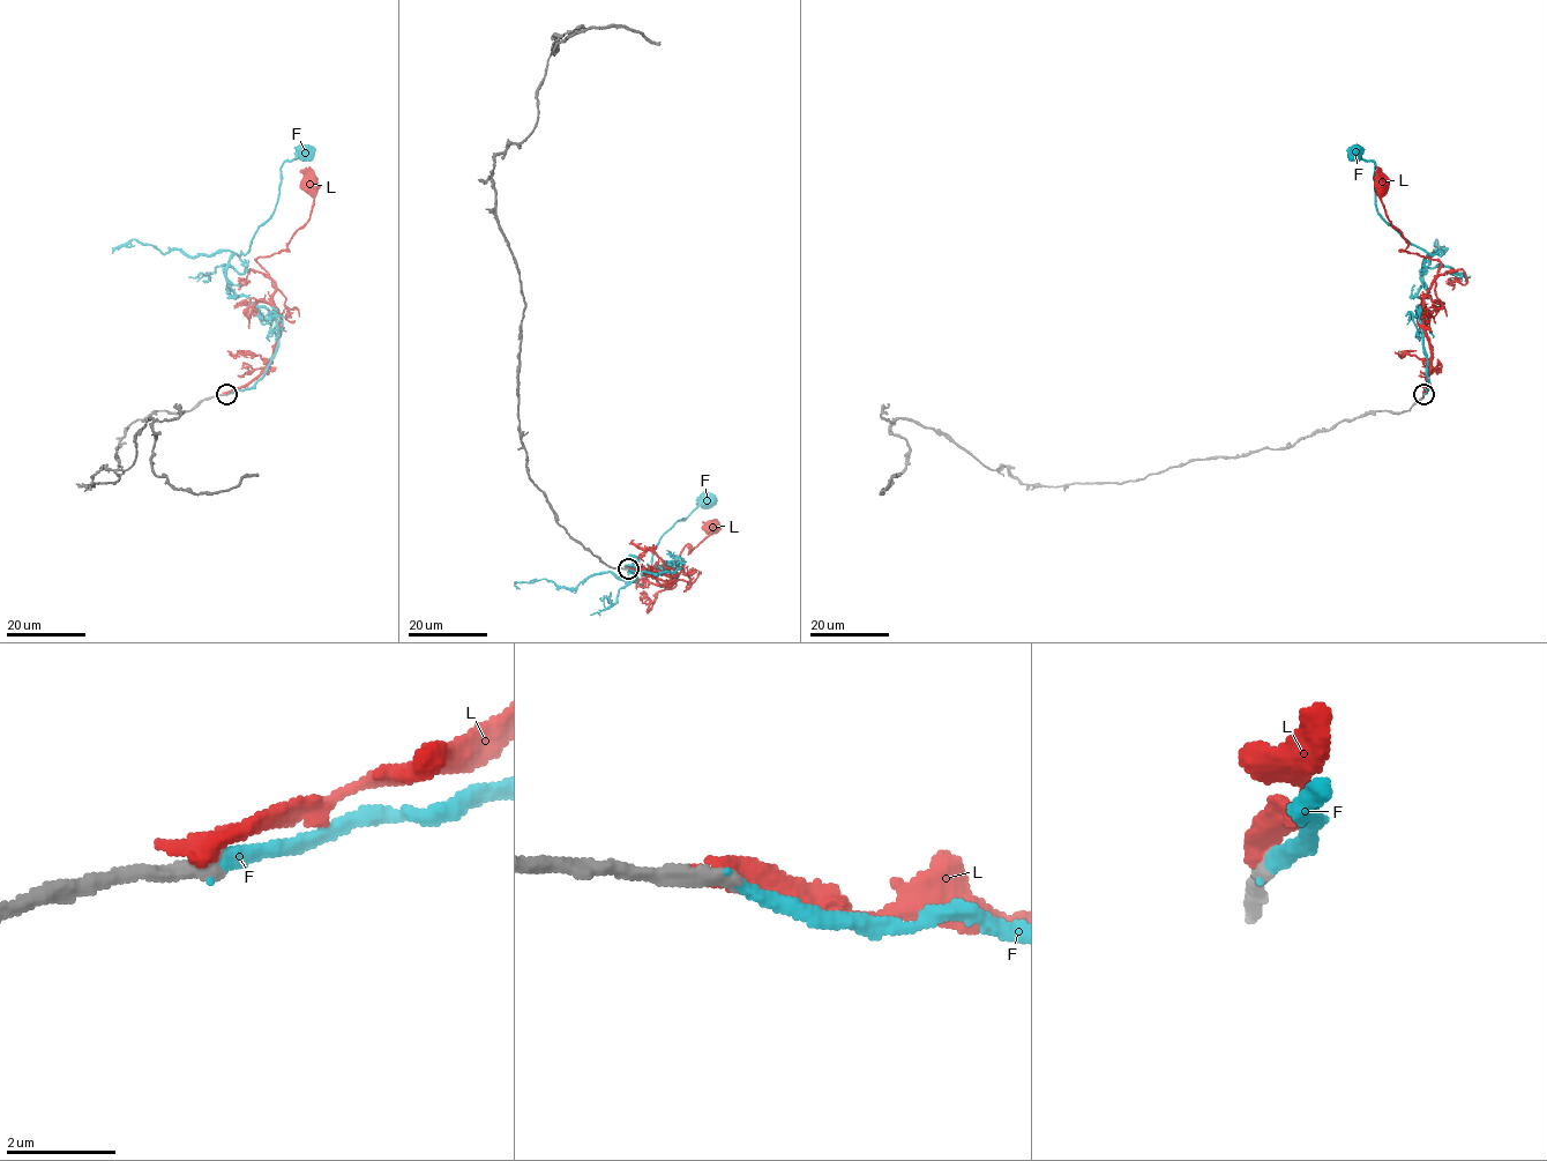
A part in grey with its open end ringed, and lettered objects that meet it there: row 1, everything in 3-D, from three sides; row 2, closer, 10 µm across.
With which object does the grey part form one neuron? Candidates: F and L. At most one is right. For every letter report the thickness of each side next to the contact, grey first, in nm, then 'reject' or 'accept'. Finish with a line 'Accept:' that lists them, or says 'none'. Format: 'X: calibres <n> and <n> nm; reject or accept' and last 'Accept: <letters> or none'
F: calibres 320 and 240 nm; accept
L: calibres 340 and 500 nm; reject
Accept: F

